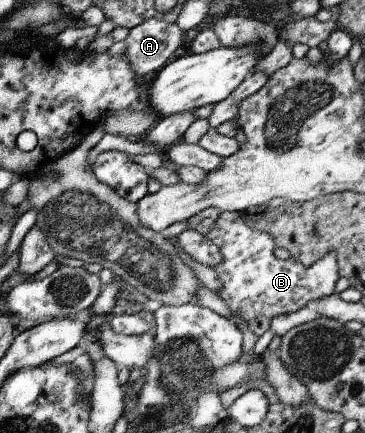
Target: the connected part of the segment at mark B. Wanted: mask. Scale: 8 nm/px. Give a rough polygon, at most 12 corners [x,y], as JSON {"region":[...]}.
{"region":[[236,211],[206,236],[216,295],[248,324],[334,295],[340,269],[274,256]]}

